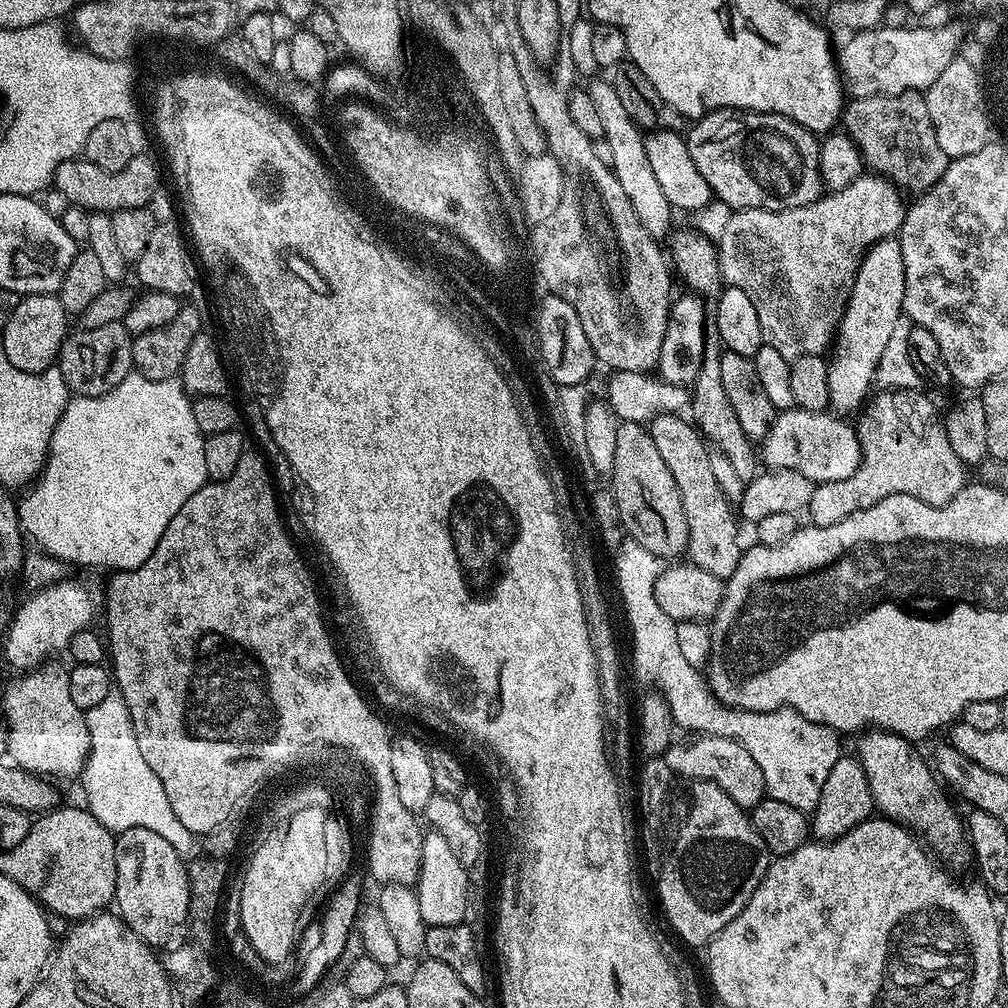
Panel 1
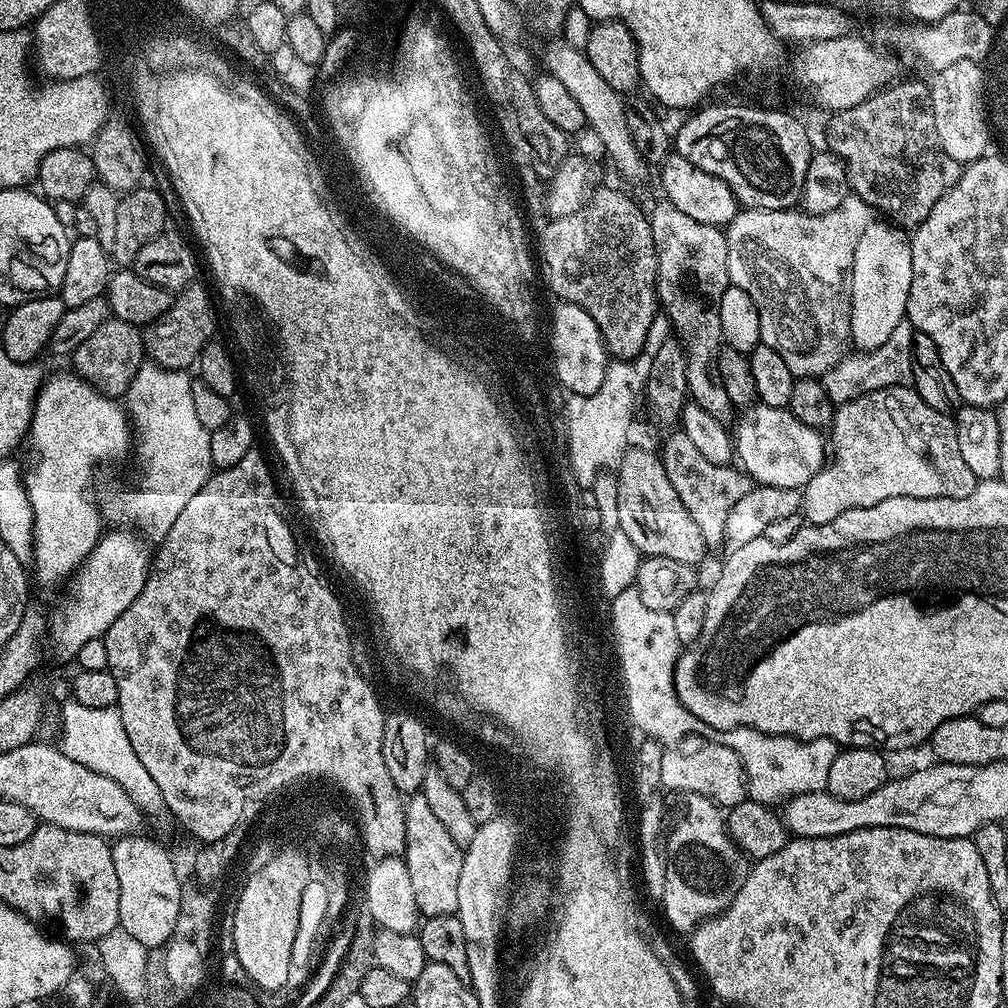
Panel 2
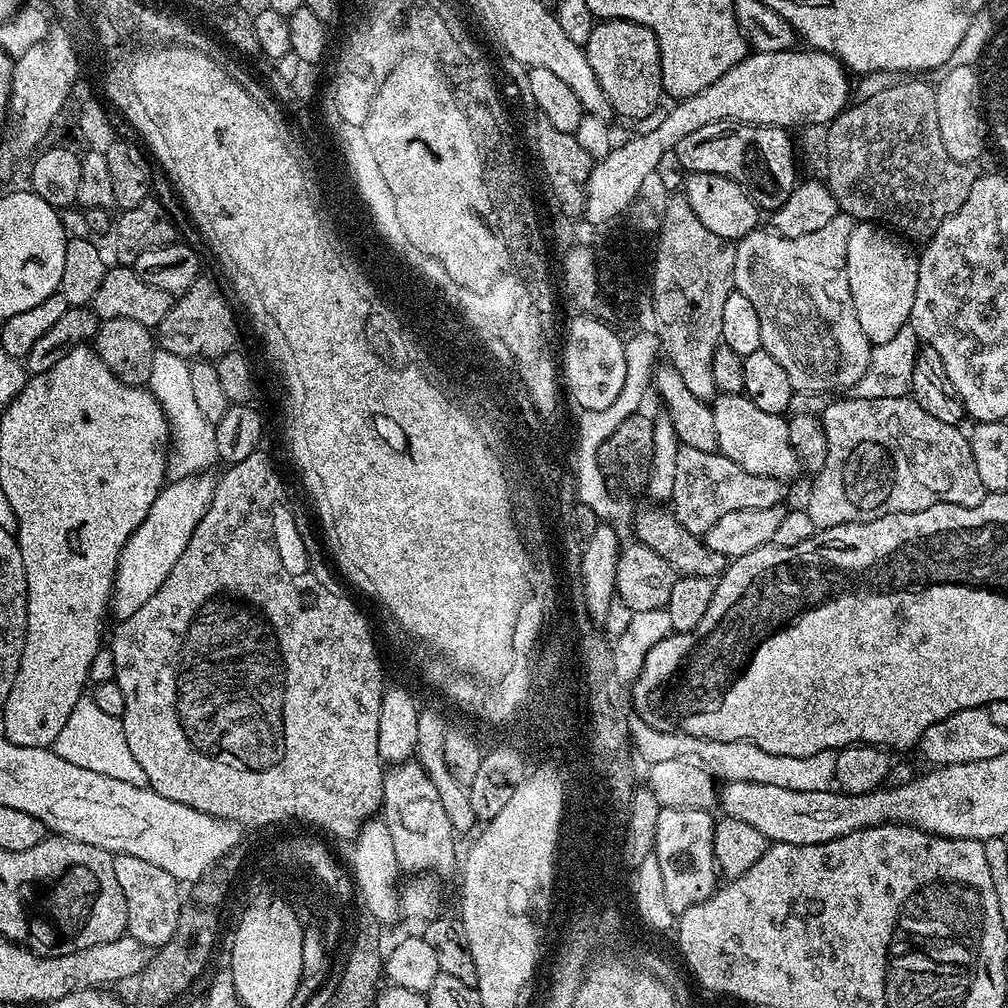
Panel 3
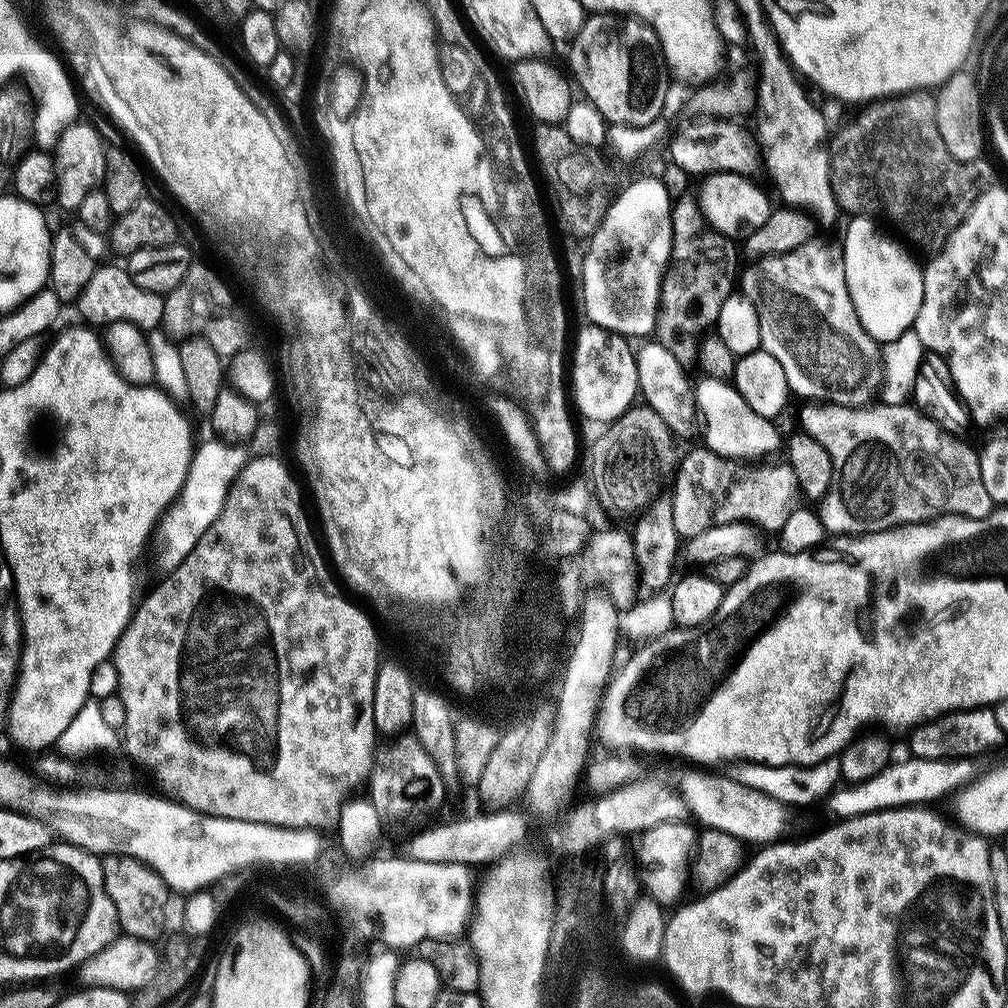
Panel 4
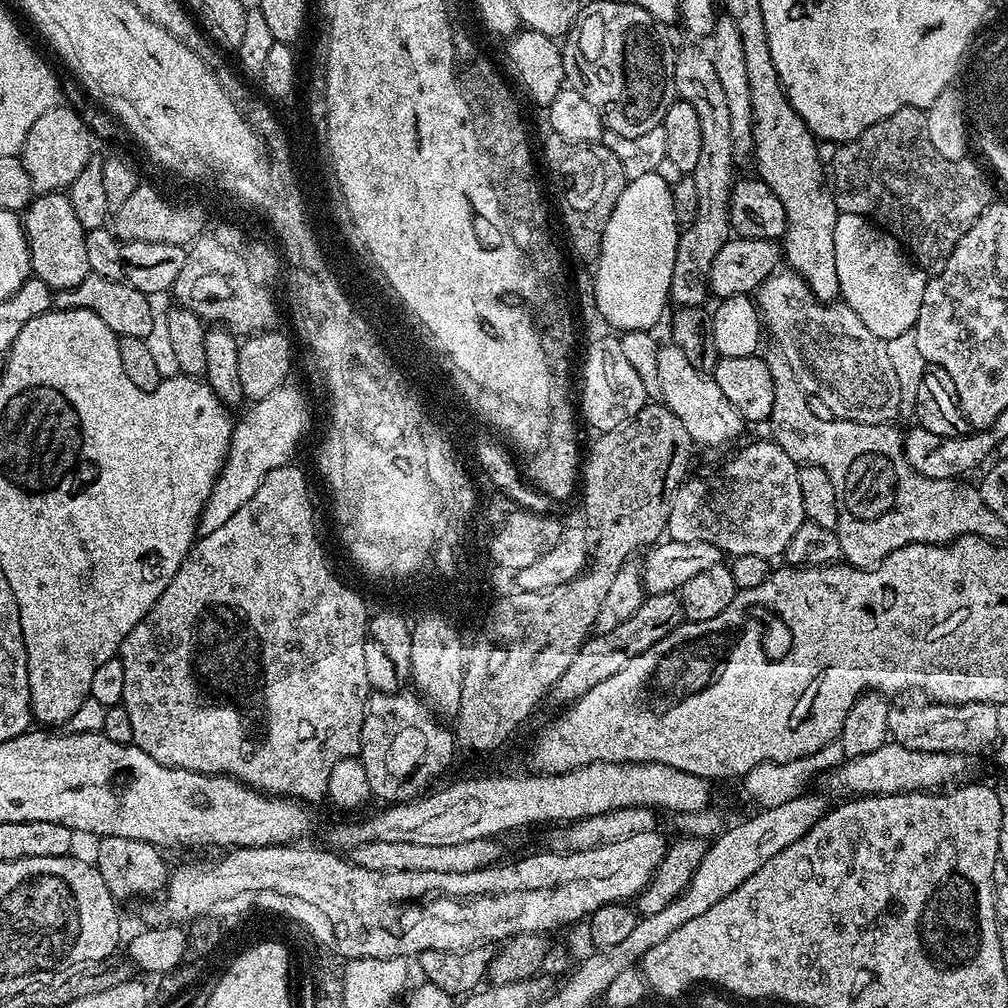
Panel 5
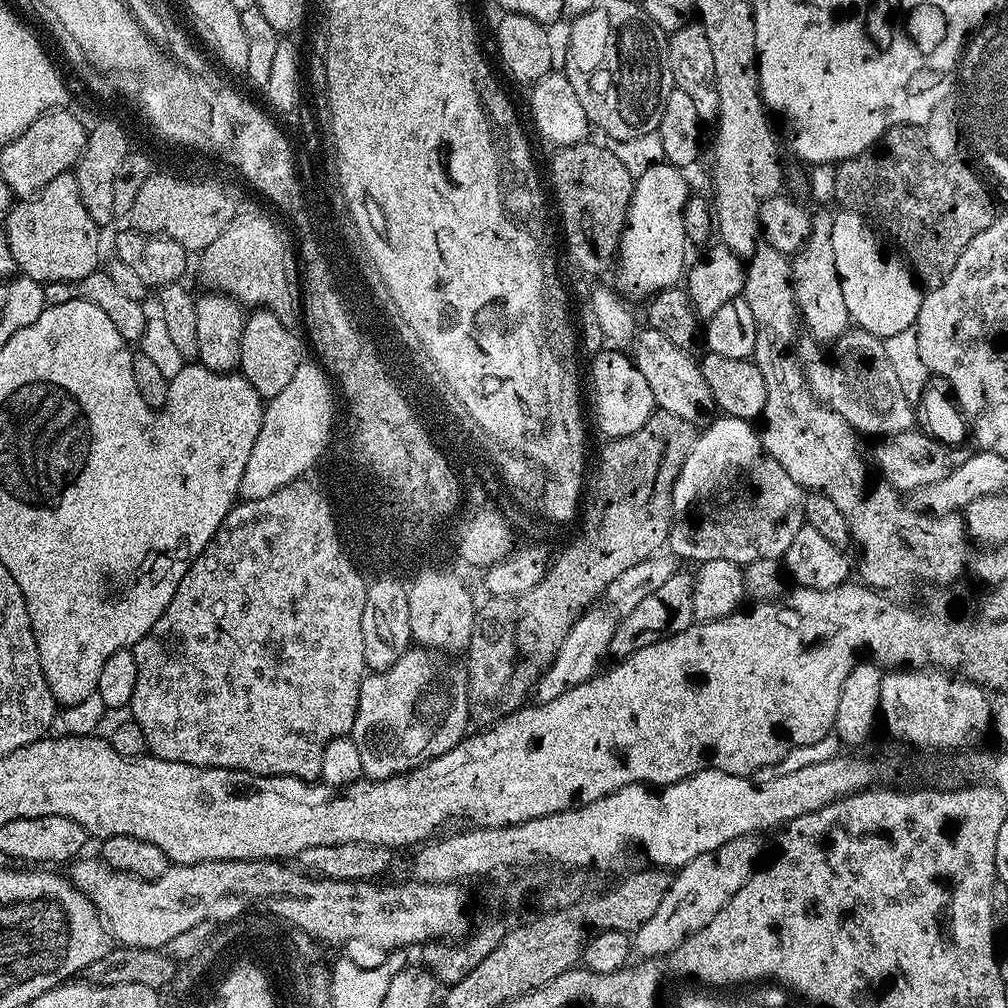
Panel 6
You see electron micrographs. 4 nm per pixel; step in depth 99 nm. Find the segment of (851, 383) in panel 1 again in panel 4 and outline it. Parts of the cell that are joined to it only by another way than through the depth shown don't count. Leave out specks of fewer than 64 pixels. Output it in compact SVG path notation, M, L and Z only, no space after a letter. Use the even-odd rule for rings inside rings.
M852 216L849 221L844 228L842 255L846 290L866 334L885 345L915 325L918 306L922 306L924 269L916 265L913 253L899 239L891 240L883 232L885 229L873 217Z

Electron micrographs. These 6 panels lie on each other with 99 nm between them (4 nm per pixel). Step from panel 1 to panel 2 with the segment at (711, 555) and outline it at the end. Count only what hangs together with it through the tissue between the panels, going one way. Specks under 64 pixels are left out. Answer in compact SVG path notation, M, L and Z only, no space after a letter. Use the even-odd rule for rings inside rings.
M676 430L664 444L662 459L666 474L669 475L671 486L677 491L682 505L689 511L690 517L698 524L705 539L707 547L714 550L719 544L725 543L724 531L726 530L726 514L734 510L734 502L746 494L754 486L754 481L747 472L736 466L714 466L707 458L702 458L702 453L694 447L694 442L686 438L682 430Z

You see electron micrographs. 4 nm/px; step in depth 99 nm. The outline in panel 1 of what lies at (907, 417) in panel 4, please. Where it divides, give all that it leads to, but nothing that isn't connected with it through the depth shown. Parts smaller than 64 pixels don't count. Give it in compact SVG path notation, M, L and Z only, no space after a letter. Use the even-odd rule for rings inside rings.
M910 388L877 391L859 413L860 421L855 421L854 427L860 434L924 432L924 445L916 448L915 442L908 436L872 436L869 440L865 439L860 465L856 467L854 474L850 474L850 478L813 487L806 516L812 519L809 521L815 527L834 526L834 522L842 522L842 518L850 518L850 514L866 510L874 506L874 502L882 502L882 498L898 494L915 496L918 492L920 499L930 506L942 506L964 489L966 466L950 447L950 438L946 438L941 409L936 409L936 404L930 397L916 395L920 394ZM916 480L920 480L920 489L916 489Z

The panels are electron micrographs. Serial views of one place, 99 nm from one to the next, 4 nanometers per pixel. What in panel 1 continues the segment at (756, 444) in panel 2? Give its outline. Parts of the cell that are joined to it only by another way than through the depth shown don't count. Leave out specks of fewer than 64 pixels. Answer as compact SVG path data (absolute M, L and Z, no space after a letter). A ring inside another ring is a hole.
M793 406L781 411L762 441L763 463L772 470L802 474L810 478L813 485L850 478L860 465L862 440L855 427L844 420L847 419L828 410L811 412Z

